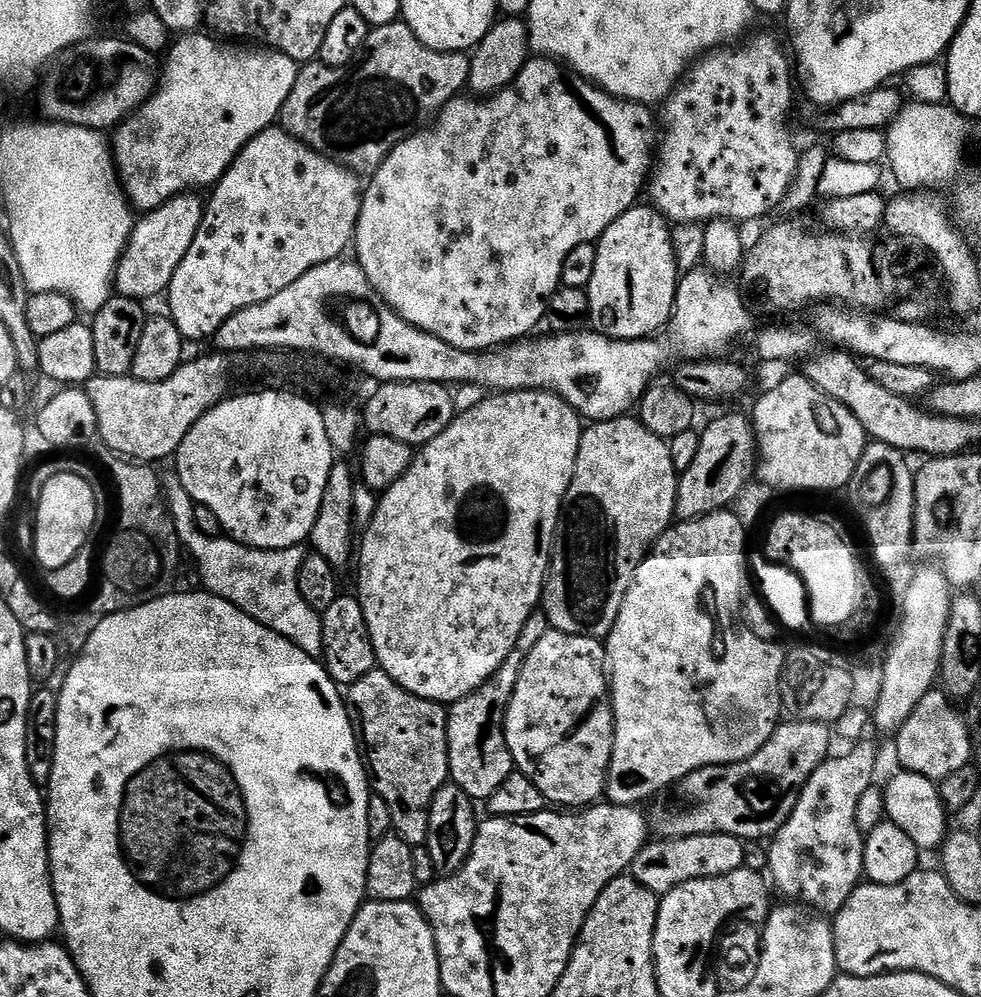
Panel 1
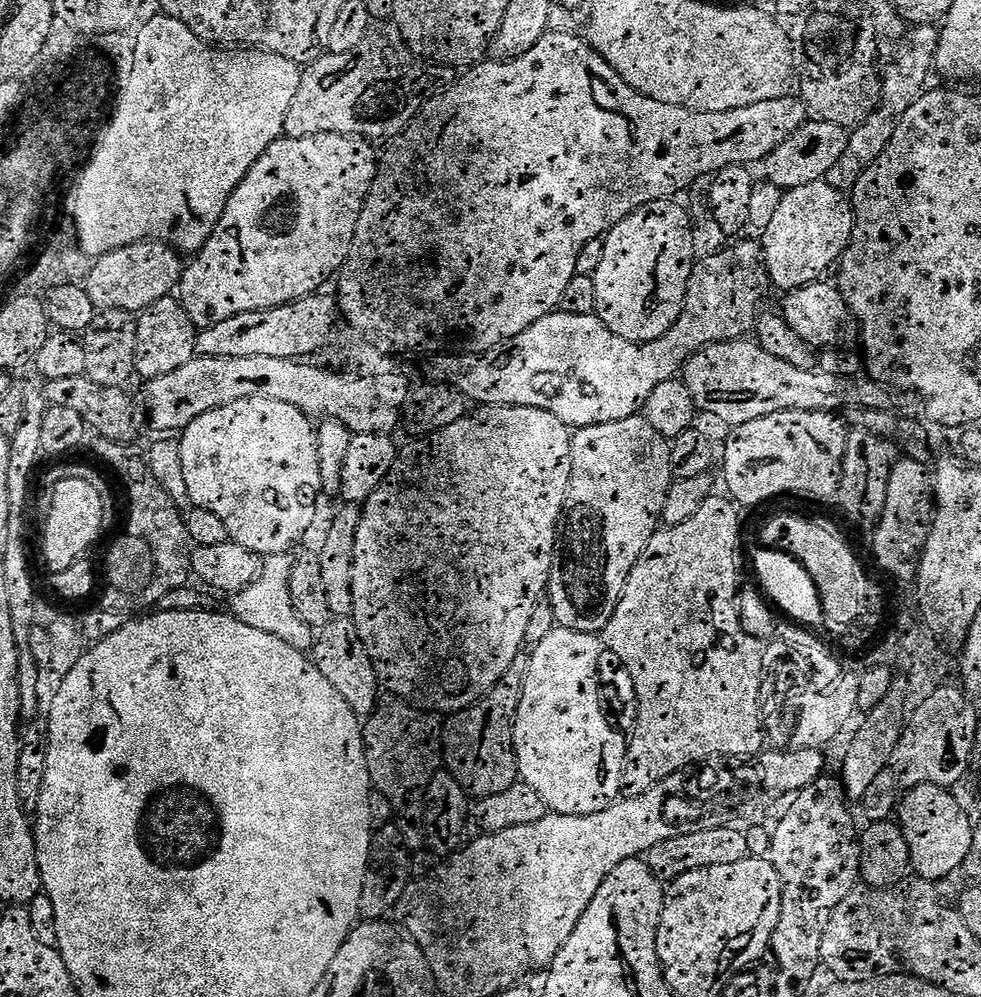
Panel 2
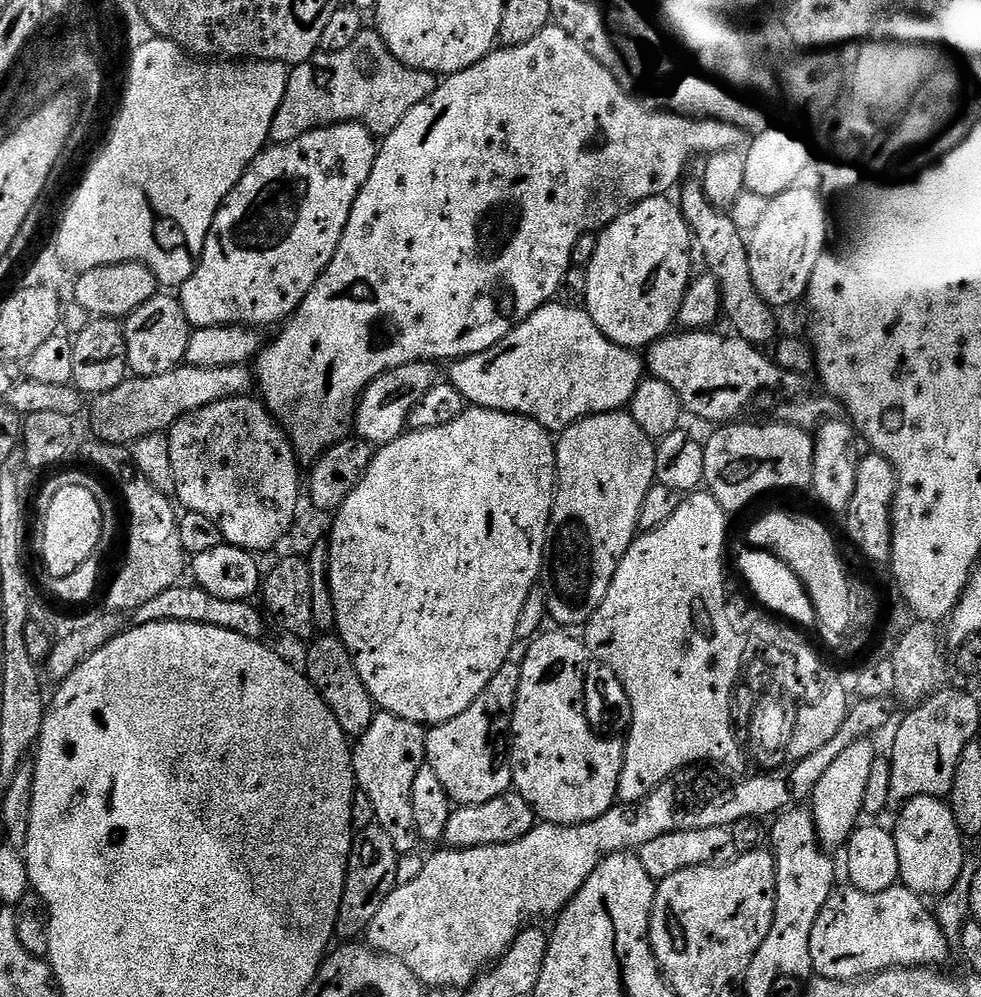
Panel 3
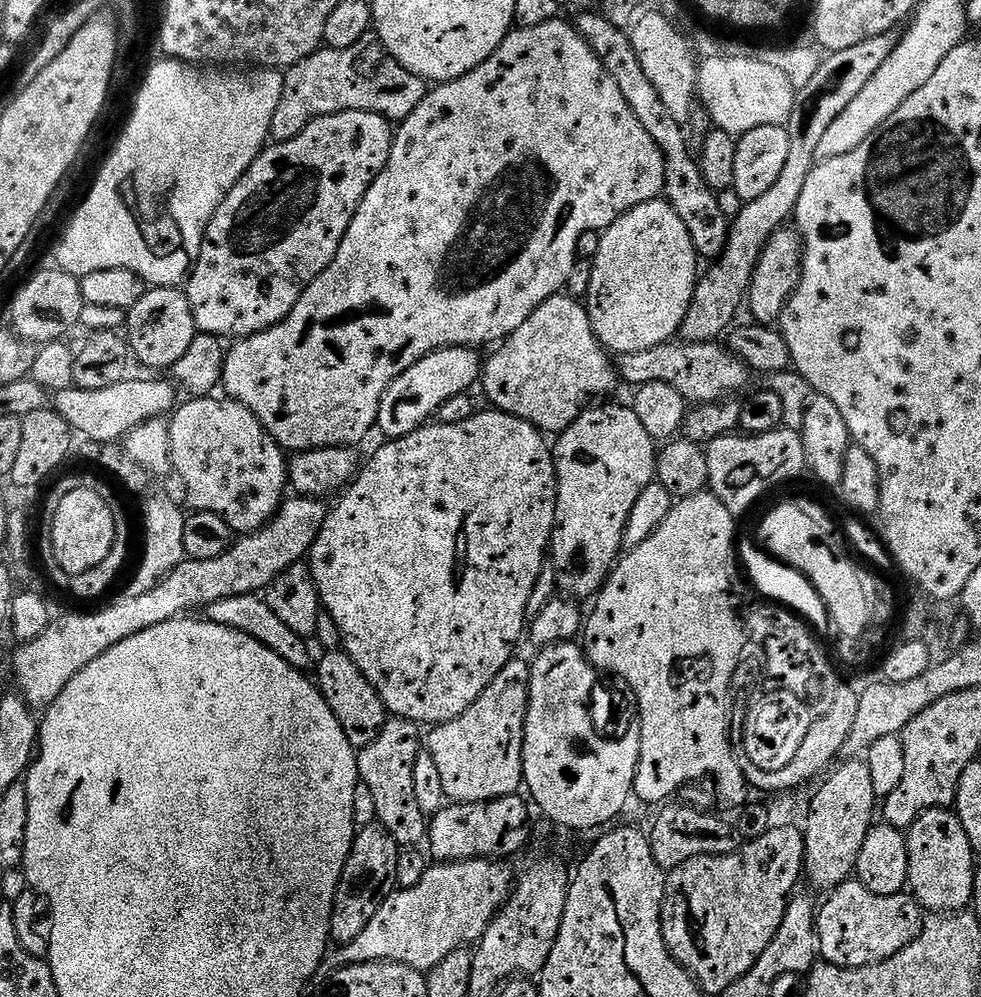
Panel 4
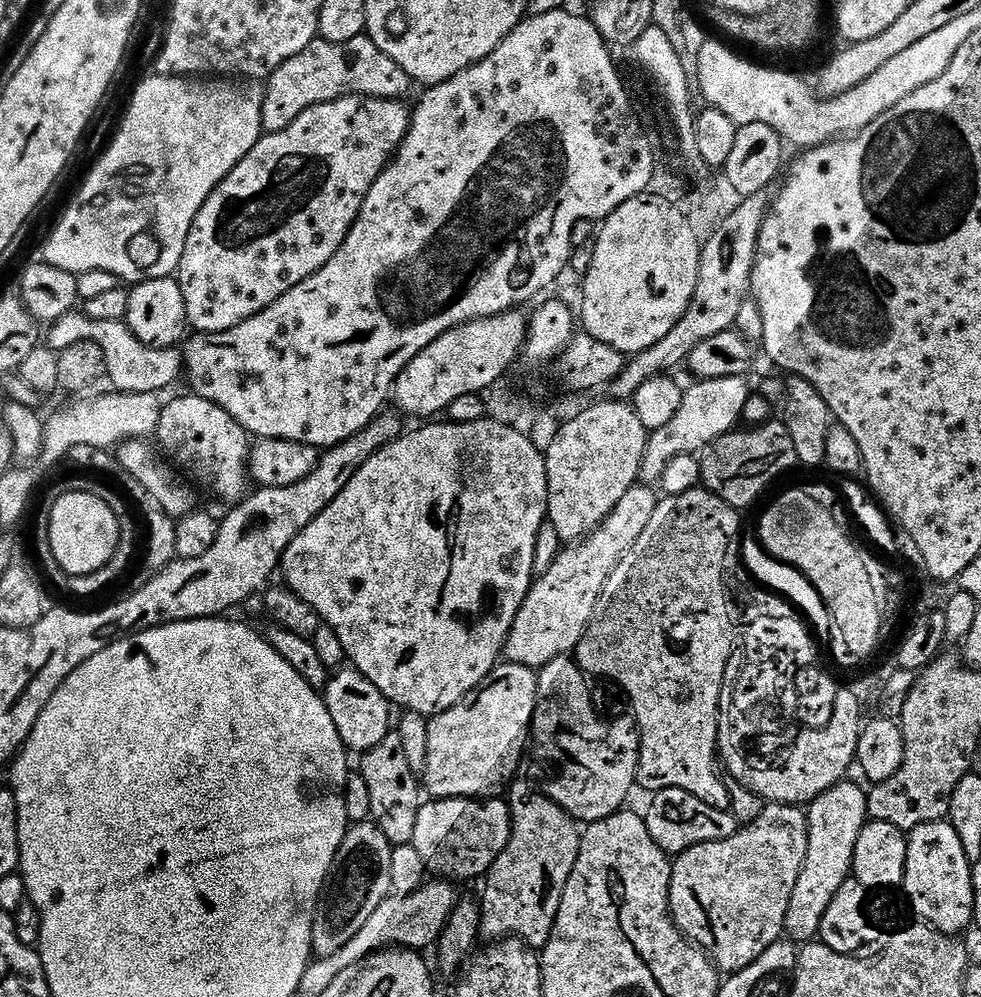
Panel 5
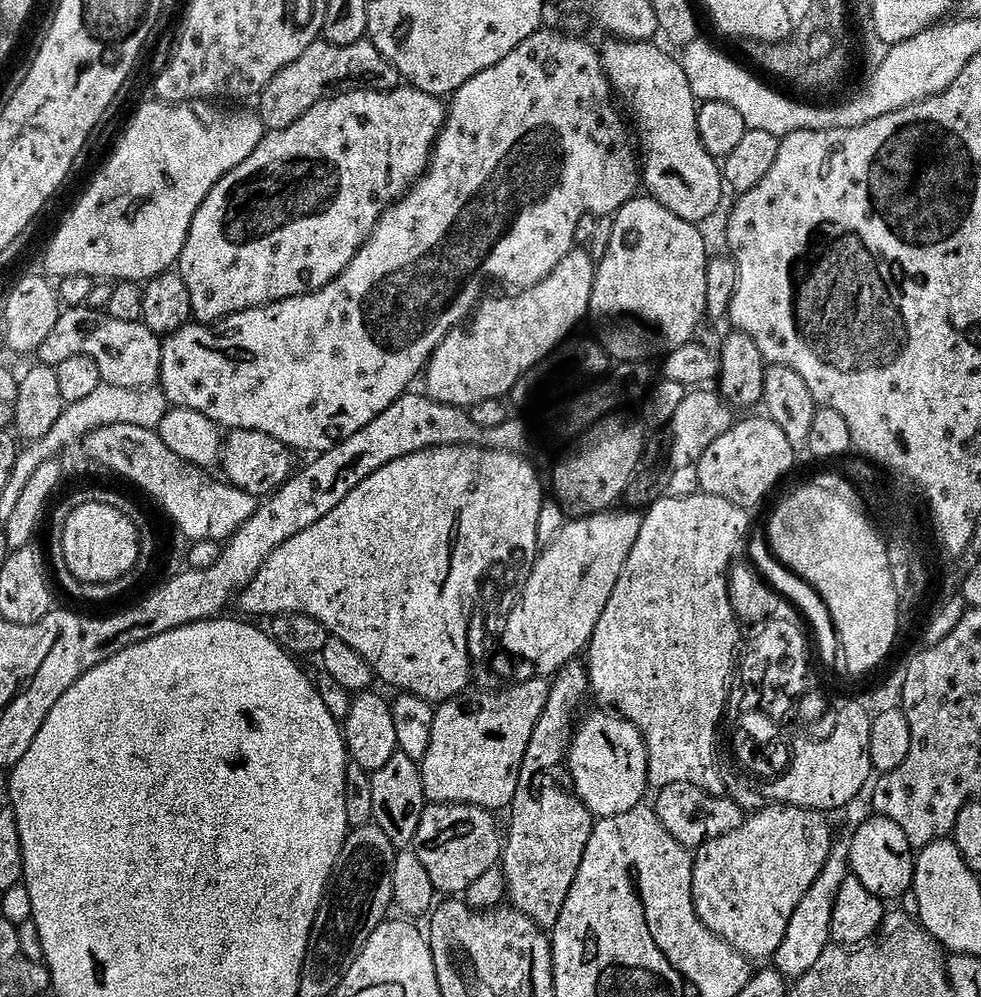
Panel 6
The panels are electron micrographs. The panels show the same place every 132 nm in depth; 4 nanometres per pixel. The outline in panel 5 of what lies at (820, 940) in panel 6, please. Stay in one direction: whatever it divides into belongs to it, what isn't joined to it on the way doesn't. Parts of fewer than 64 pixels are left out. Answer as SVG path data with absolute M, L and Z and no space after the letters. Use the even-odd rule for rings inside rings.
M841 782L835 784L829 792L807 805L808 849L802 874L794 886L790 906L786 910L785 933L796 942L812 942L819 937L822 918L834 902L834 894L852 876L854 846L858 846L858 834L862 834L864 825L869 823L868 792L856 784Z

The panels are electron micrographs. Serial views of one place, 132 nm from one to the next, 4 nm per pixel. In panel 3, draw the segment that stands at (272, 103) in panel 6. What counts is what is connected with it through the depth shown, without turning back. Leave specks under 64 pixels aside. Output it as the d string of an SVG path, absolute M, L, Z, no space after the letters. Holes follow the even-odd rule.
M362 31L350 46L337 52L321 50L305 64L297 64L289 71L282 106L274 114L271 143L294 142L315 128L349 122L359 122L373 134L390 133L418 102L434 94L437 83L437 73L423 72L402 63L389 50L379 31Z

